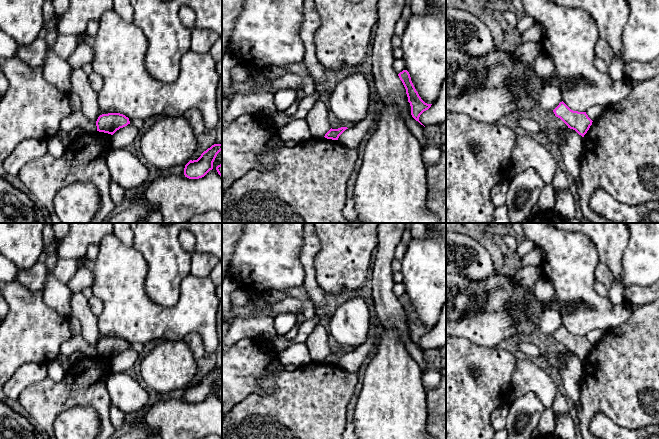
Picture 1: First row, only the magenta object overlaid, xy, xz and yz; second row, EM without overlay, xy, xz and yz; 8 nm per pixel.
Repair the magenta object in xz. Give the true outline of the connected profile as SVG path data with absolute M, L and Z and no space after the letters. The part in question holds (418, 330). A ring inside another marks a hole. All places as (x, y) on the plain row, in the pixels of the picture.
M403 294L398 298L398 300L406 313L408 326L410 327L410 330L411 330L412 341L416 345L418 345L421 349L423 349L419 345L419 341L424 335L428 334L432 328L427 328L421 323L421 321L419 320L418 316L416 315L411 305L410 298L407 294Z

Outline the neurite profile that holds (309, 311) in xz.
M303 286L289 287L282 289L281 291L286 293L289 297L296 297L300 299L303 303L304 308L304 311L302 313L304 314L306 319L313 319L314 315L317 312L317 309L313 305L313 302L311 301Z

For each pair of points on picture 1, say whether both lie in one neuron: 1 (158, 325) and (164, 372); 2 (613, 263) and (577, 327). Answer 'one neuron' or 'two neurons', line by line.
1: two neurons
2: two neurons

